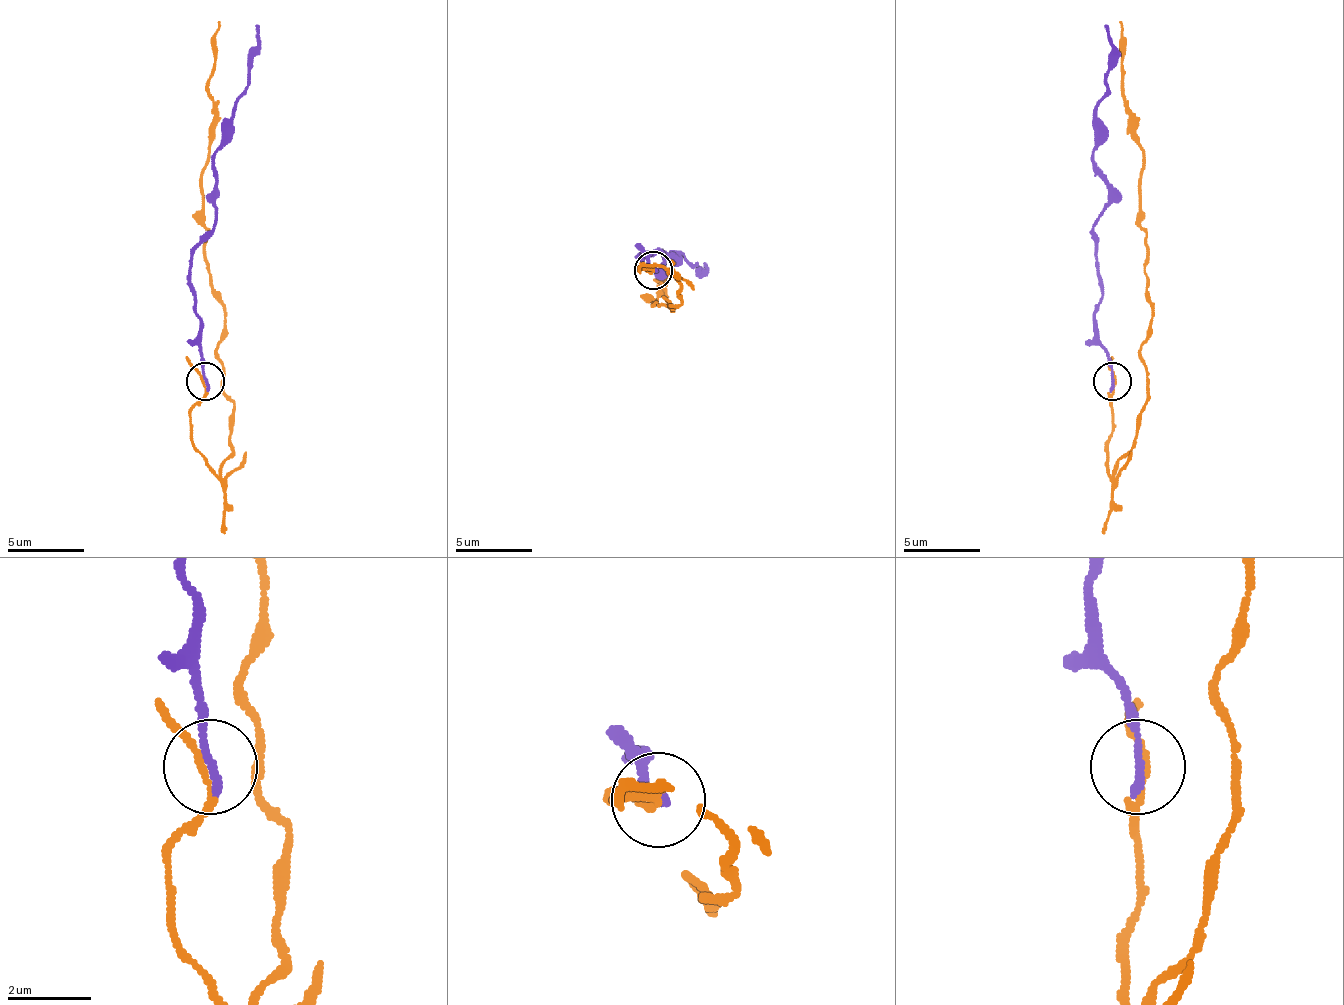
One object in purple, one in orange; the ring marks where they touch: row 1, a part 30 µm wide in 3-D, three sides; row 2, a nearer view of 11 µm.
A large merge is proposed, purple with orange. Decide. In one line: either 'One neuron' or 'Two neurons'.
Two neurons

